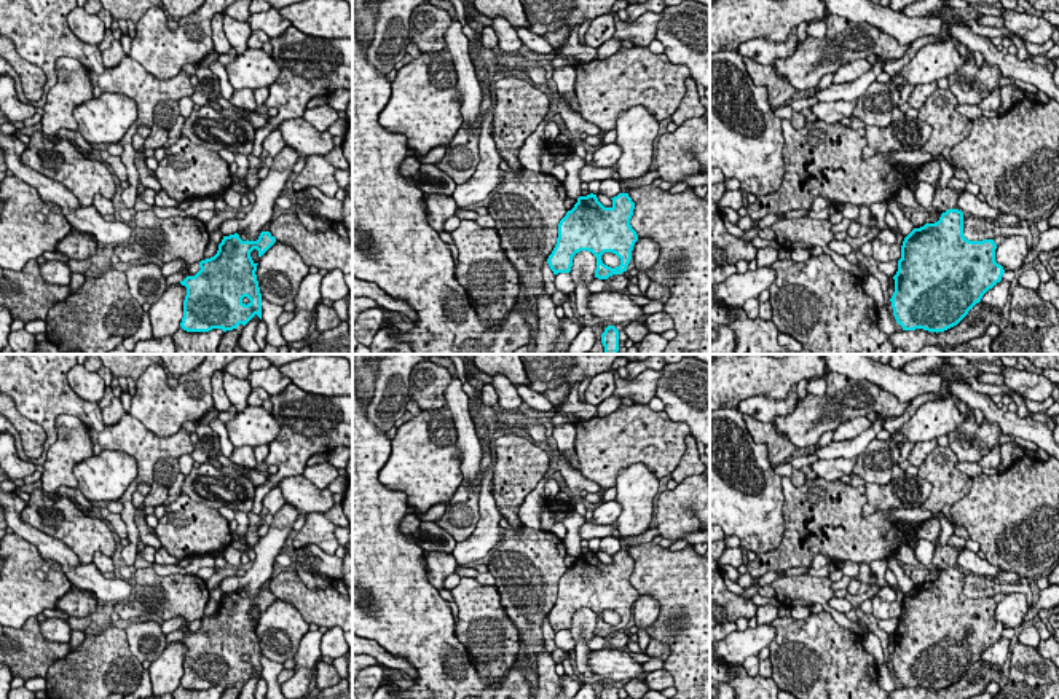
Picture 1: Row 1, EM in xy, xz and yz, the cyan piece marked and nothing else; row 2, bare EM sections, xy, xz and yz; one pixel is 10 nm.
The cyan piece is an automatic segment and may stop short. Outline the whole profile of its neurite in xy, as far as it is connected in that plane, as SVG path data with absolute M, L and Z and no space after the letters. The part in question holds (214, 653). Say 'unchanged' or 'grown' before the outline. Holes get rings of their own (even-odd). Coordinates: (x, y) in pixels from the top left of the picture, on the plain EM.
unchanged; M262 589L257 598L242 598L238 590L223 594L214 614L199 619L199 629L180 638L187 645L183 658L183 675L180 685L187 689L223 689L246 683L255 672L262 677L262 651L257 638L257 622L250 610L258 608L262 614L276 595L270 589Z

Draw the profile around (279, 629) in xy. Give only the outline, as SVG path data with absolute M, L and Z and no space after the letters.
M276 598L258 618L257 638L262 654L282 664L293 659L309 624L290 603Z

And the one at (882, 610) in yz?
M877 594L872 595L872 614L876 619L898 619L901 616L901 605L895 602L885 602Z

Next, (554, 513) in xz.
M552 503L541 512L541 530L550 531L557 522L566 527L565 547L566 554L577 557L581 554L581 527L587 522L585 515L569 509L571 504Z

